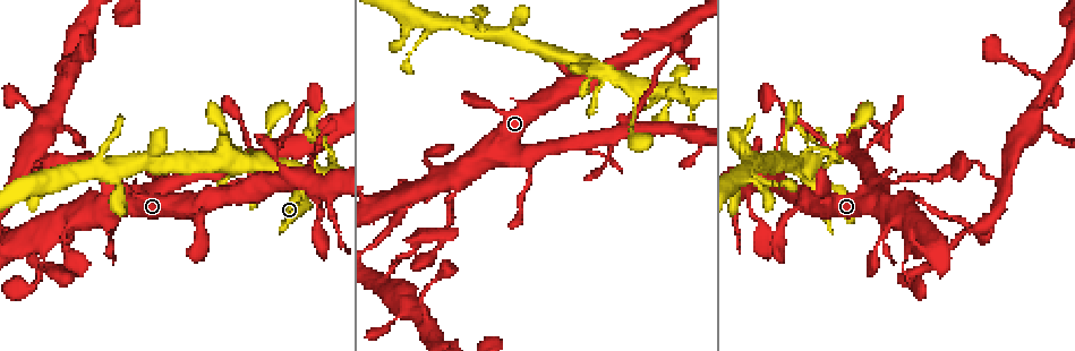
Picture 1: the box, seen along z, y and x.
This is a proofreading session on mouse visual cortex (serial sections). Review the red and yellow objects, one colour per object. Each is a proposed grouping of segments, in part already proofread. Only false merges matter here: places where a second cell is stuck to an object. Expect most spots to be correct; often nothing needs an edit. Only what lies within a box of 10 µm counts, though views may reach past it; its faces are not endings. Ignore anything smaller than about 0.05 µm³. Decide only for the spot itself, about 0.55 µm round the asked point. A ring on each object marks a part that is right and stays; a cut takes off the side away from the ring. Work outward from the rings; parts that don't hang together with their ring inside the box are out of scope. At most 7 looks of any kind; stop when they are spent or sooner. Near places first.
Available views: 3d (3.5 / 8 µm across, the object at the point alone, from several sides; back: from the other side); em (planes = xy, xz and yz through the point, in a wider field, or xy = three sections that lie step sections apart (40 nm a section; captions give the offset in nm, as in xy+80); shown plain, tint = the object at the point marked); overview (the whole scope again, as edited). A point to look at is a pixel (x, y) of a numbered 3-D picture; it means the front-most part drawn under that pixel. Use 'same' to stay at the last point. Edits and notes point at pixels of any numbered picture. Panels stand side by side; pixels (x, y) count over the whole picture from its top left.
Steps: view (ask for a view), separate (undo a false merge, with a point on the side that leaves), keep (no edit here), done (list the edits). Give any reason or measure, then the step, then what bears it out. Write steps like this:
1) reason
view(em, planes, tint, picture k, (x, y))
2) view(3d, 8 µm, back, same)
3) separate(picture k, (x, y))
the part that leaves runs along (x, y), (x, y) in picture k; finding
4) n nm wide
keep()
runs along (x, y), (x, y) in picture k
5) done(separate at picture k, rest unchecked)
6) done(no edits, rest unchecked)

three-way junction
view(3d, 8 µm, picture 1, (334, 159))

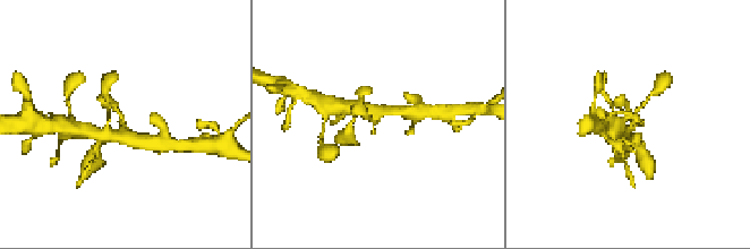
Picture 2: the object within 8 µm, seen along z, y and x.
view(3d, 3.5 µm, back, same)

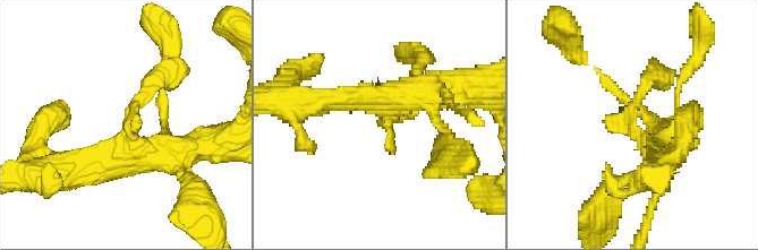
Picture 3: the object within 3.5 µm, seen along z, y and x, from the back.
need the tissue
view(em, xy, step 2, tint, picture 3, (635, 128))

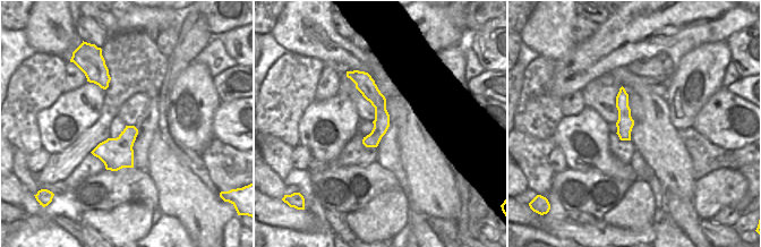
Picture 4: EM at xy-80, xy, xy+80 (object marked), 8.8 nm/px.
140 nm wide
keep()
runs along (356, 74), (379, 103), (374, 144) in picture 4; continuous, no second cell

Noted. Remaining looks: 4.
three arms meet
view(em, xy, step 1, tint, picture 1, (206, 206))

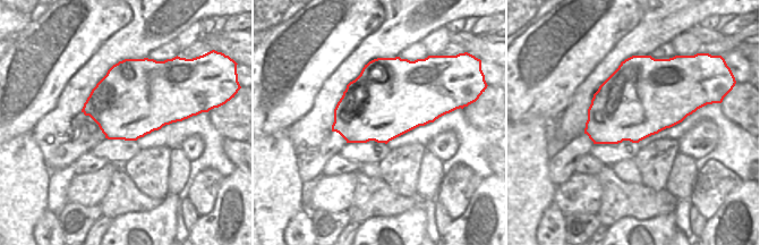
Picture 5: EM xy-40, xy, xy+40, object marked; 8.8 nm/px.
see where the arms go
view(3d, 3.5 µm, same)

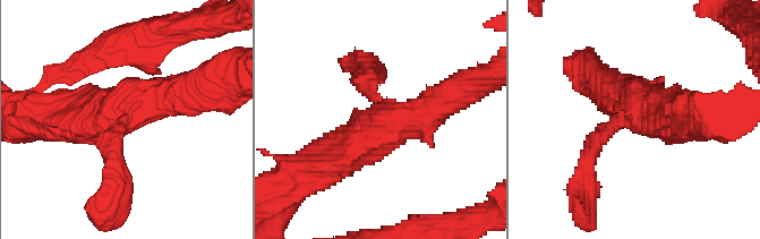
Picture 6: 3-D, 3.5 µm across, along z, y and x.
700 nm wide
keep()
runs along (309, 172), (376, 129), (442, 100) in picture 6; continuous, no second cell

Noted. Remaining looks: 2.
branch point
view(em, xy, step 1, tint, picture 1, (319, 184))

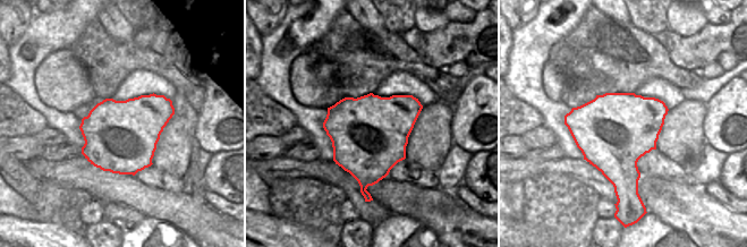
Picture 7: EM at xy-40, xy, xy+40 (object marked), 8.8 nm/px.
view(3d, 3.5 µm, same)

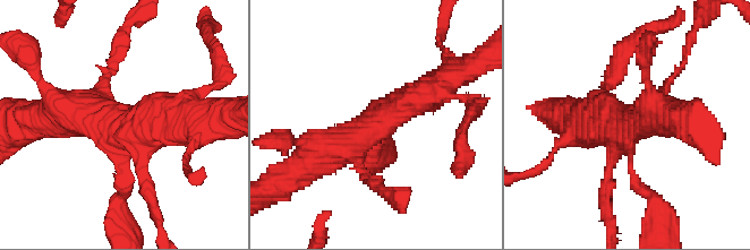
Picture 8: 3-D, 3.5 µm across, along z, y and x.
keep()
continuous, no second cell

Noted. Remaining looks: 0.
done(no edits, rest unchecked)

